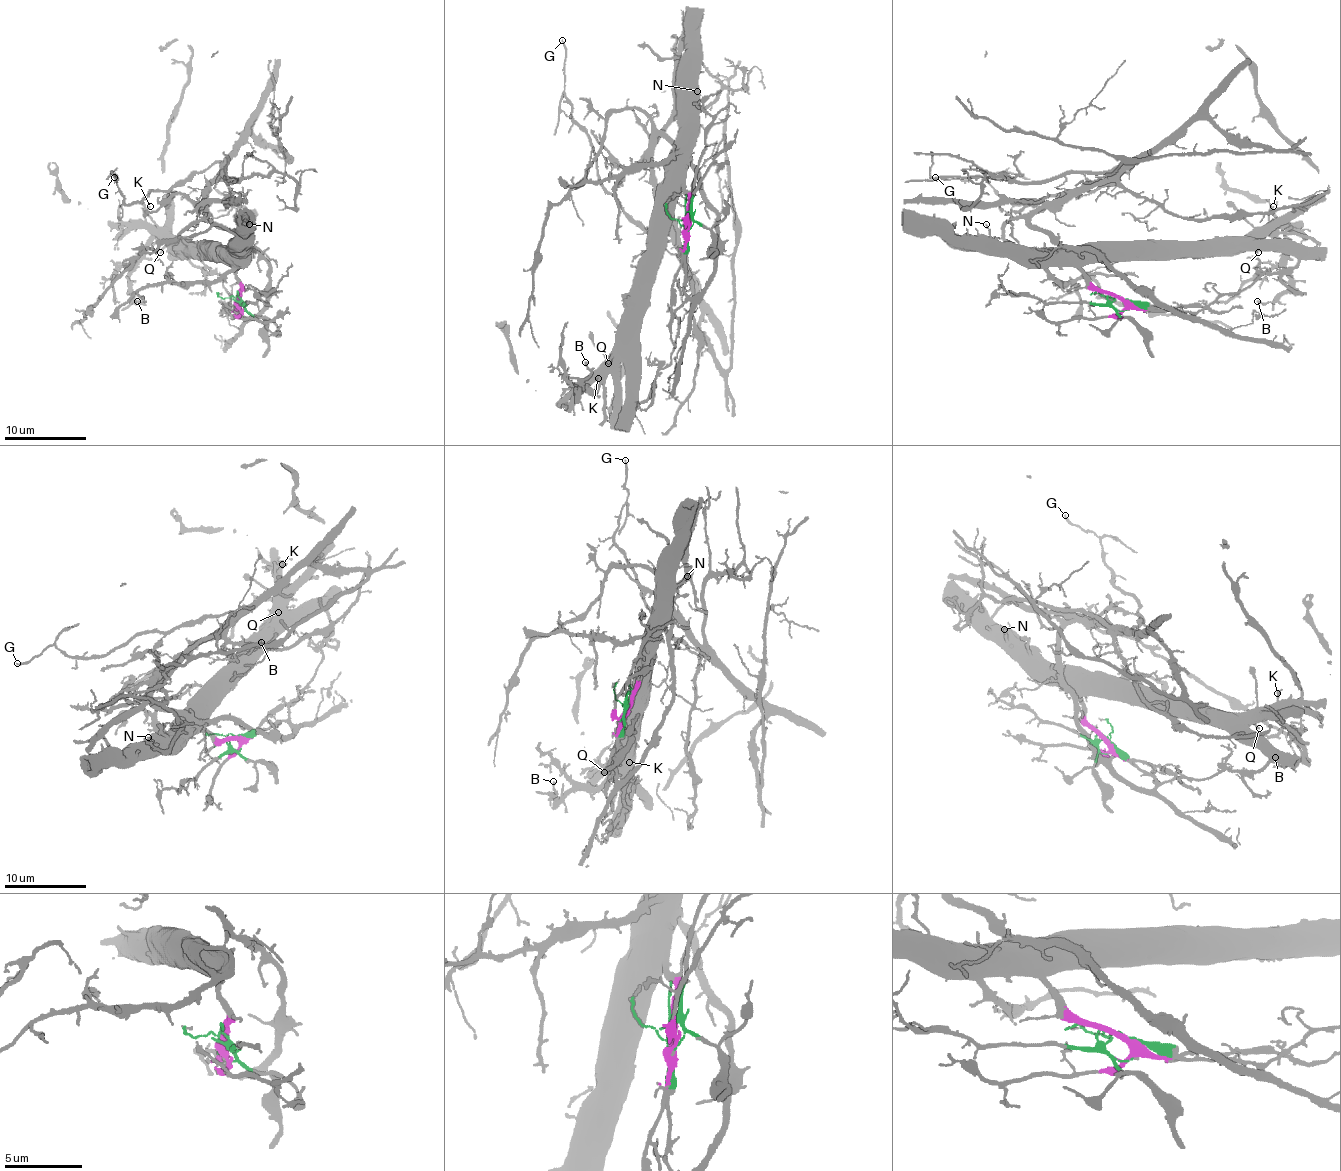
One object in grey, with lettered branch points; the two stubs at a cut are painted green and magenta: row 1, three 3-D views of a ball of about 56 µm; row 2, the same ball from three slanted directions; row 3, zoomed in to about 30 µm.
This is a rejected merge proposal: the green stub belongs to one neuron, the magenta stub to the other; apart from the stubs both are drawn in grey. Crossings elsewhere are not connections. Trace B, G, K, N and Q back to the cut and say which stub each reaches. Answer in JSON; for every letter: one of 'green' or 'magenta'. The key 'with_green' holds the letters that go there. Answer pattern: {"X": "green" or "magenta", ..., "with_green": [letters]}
{"B": "magenta", "G": "green", "K": "magenta", "N": "magenta", "Q": "magenta", "with_green": ["G"]}

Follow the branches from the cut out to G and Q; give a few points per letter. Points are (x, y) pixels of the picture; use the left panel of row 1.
G: (236, 297), (236, 311), (253, 317), (267, 303), (269, 264), (204, 207), (220, 162), (126, 203), (114, 176)
Q: (236, 297), (240, 283), (222, 256), (183, 254), (167, 246), (161, 252)

